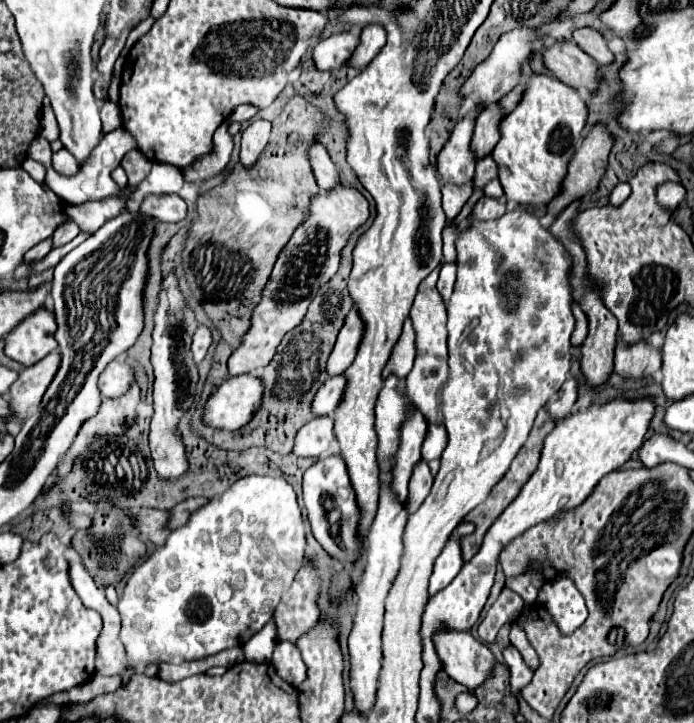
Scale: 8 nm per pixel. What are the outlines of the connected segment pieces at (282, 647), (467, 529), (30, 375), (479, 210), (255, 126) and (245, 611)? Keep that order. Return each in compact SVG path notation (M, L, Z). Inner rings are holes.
M296 642L276 644L272 654L272 664L284 681L292 686L298 686L302 680L306 679L307 667L300 656L300 648L296 646Z
M462 524L458 526L458 530L454 530L454 534L450 536L446 550L442 550L442 554L436 558L430 582L428 582L428 598L432 598L436 592L444 590L454 576L460 572L462 568L462 556L460 556L460 546L458 546L458 538L462 538L462 534L472 534L474 526L470 524Z
M56 350L50 352L46 358L42 358L42 362L36 362L34 366L20 372L20 378L10 388L12 394L10 406L20 418L26 418L28 408L42 400L46 388L50 386L60 368L60 360L62 360L60 352Z
M482 196L482 198L474 204L474 208L472 208L468 220L470 220L470 222L472 222L472 220L492 220L492 218L498 218L498 216L502 216L502 214L506 214L506 204L504 204L504 202L500 202L498 198Z
M256 120L252 122L244 132L242 132L242 150L240 150L240 160L244 168L252 168L260 154L264 152L268 140L270 140L270 130L272 124L266 120Z
M246 476L230 486L226 494L212 498L208 506L192 512L186 526L172 530L166 544L138 564L126 582L118 612L122 616L120 640L126 646L128 668L134 666L136 672L144 672L150 662L180 664L246 644L272 618L284 590L290 588L302 566L304 546L302 512L294 488L284 478Z

